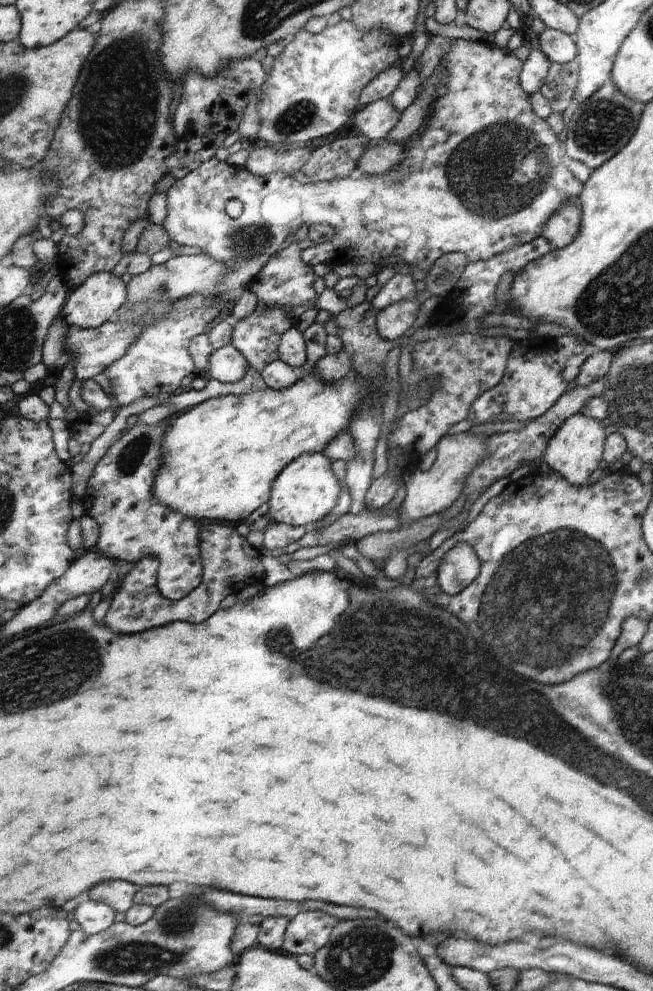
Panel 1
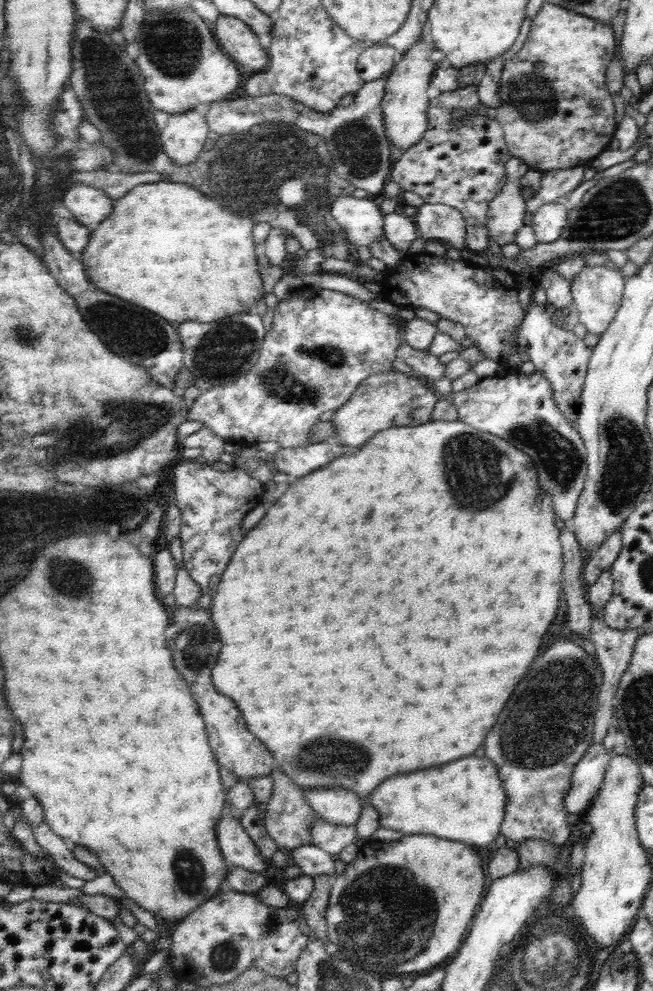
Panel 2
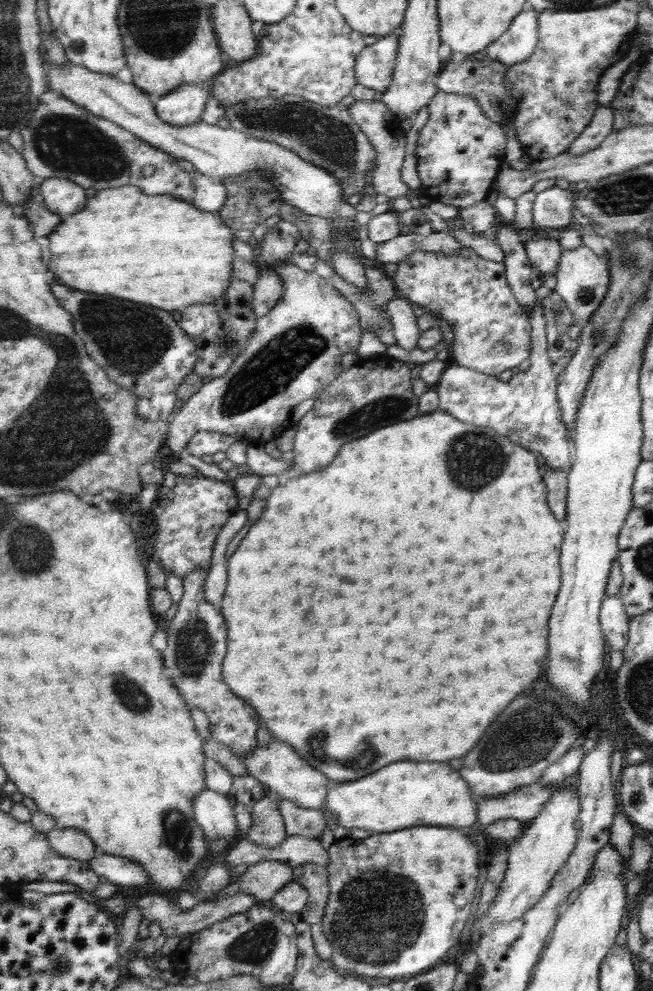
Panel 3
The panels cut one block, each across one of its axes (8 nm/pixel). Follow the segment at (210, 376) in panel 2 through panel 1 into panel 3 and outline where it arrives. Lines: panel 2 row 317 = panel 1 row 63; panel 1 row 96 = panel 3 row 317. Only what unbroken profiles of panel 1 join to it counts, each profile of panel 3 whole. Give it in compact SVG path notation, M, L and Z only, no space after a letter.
M235 278L231 280L231 288L223 296L223 300L219 300L217 304L193 304L191 308L183 308L183 318L179 324L183 324L185 334L195 336L199 344L199 362L195 366L195 374L211 376L211 380L215 380L231 372L235 362L251 344L251 336L259 326L259 318L255 316L253 304L255 286Z

